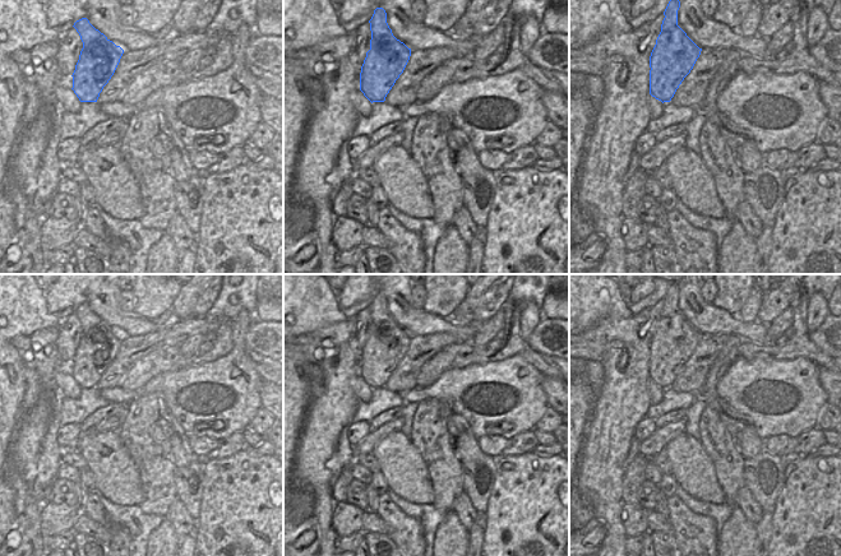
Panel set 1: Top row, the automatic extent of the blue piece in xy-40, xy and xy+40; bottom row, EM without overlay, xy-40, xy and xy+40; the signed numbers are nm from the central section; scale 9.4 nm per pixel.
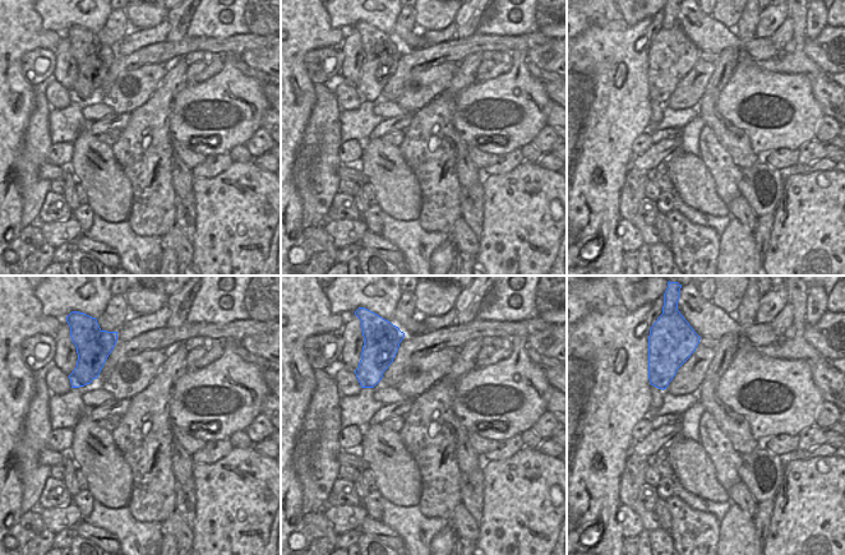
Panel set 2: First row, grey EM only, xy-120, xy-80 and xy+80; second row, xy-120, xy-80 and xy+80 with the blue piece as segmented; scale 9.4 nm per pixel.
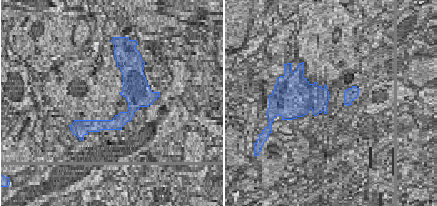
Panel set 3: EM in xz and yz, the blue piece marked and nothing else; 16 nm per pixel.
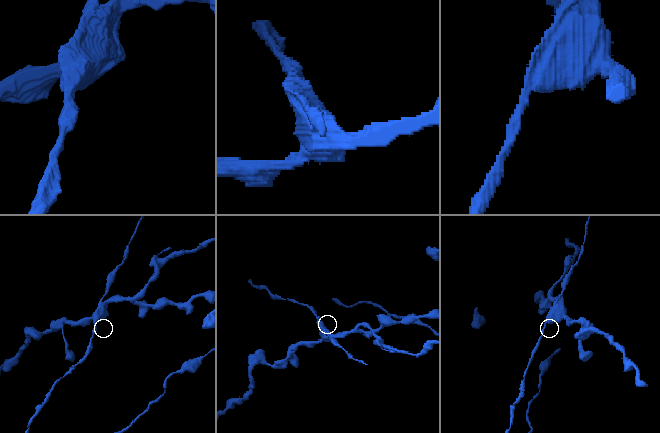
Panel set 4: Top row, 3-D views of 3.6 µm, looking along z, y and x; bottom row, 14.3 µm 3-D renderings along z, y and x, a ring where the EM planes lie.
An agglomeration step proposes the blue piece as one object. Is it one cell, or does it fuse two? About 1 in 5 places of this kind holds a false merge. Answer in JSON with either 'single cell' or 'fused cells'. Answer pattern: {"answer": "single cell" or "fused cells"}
{"answer": "fused cells"}

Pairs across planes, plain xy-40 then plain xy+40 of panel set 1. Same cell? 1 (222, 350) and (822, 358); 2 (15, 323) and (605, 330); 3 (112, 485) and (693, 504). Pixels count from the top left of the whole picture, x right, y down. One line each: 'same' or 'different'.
1: same
2: different
3: different

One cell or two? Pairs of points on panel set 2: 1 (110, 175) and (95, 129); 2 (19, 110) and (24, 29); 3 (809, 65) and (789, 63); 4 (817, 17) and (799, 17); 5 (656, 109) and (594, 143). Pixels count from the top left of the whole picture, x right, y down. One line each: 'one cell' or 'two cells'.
1: two cells
2: one cell
3: one cell
4: two cells
5: two cells

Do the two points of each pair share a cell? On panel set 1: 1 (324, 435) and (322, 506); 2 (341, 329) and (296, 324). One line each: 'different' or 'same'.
1: same
2: different

